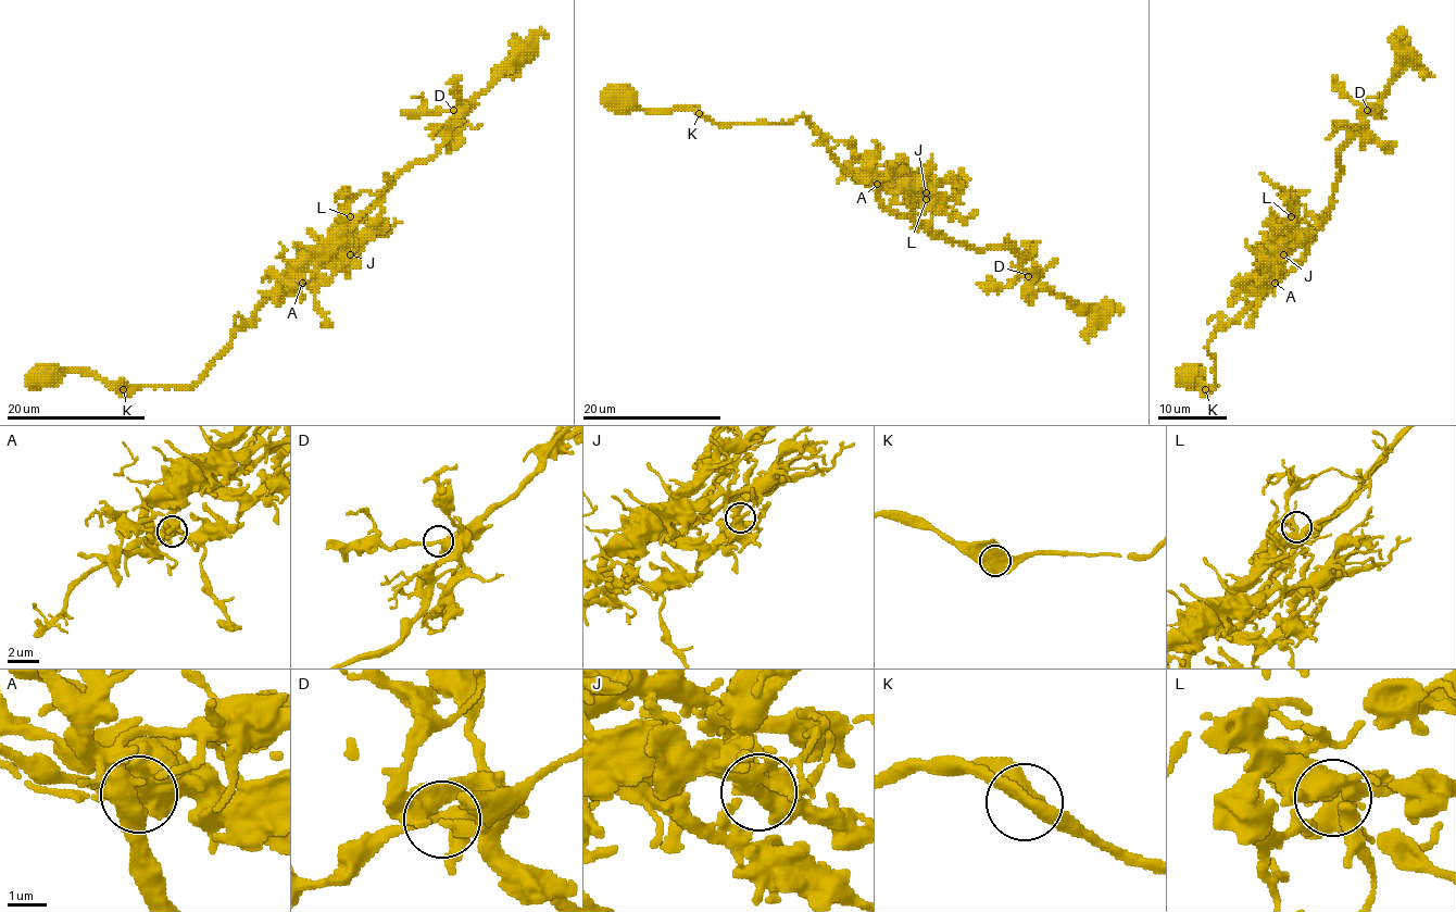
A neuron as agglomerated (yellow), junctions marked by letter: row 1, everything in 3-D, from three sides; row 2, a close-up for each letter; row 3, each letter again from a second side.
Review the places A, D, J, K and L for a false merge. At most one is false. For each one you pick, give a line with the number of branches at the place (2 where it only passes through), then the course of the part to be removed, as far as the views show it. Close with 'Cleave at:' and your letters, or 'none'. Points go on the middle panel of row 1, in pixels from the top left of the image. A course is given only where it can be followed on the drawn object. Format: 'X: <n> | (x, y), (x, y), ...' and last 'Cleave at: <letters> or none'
Cleave at: none

